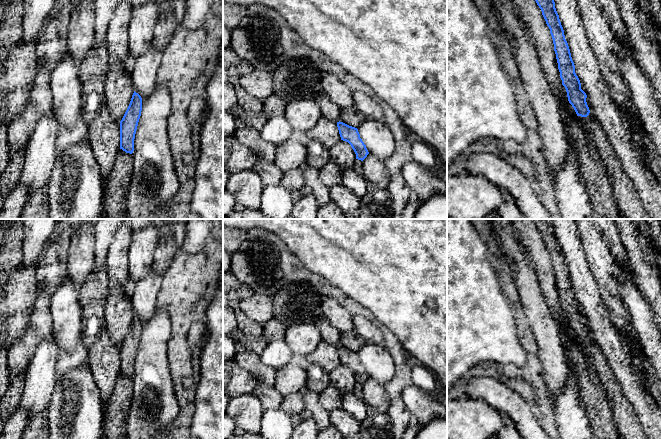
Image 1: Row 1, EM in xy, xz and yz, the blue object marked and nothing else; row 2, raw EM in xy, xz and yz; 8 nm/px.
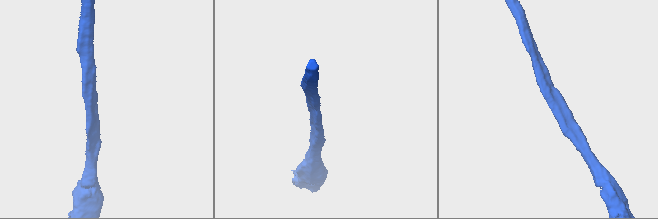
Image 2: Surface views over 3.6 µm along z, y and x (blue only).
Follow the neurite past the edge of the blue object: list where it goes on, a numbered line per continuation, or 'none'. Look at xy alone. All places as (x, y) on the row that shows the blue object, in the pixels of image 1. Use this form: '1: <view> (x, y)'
none

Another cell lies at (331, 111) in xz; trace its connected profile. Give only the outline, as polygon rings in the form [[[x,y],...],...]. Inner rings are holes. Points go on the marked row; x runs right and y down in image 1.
[[[321,92],[314,98],[314,101],[319,106],[323,117],[334,122],[340,121],[341,108],[334,104],[325,93]]]

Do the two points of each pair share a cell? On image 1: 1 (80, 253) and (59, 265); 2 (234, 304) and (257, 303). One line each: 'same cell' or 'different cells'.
1: different cells
2: different cells

